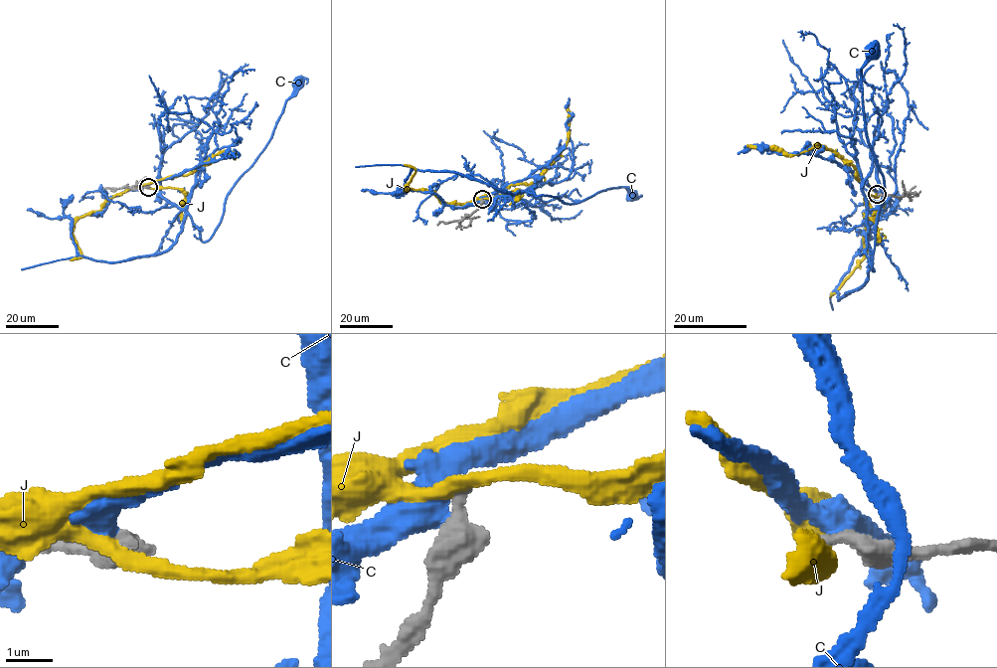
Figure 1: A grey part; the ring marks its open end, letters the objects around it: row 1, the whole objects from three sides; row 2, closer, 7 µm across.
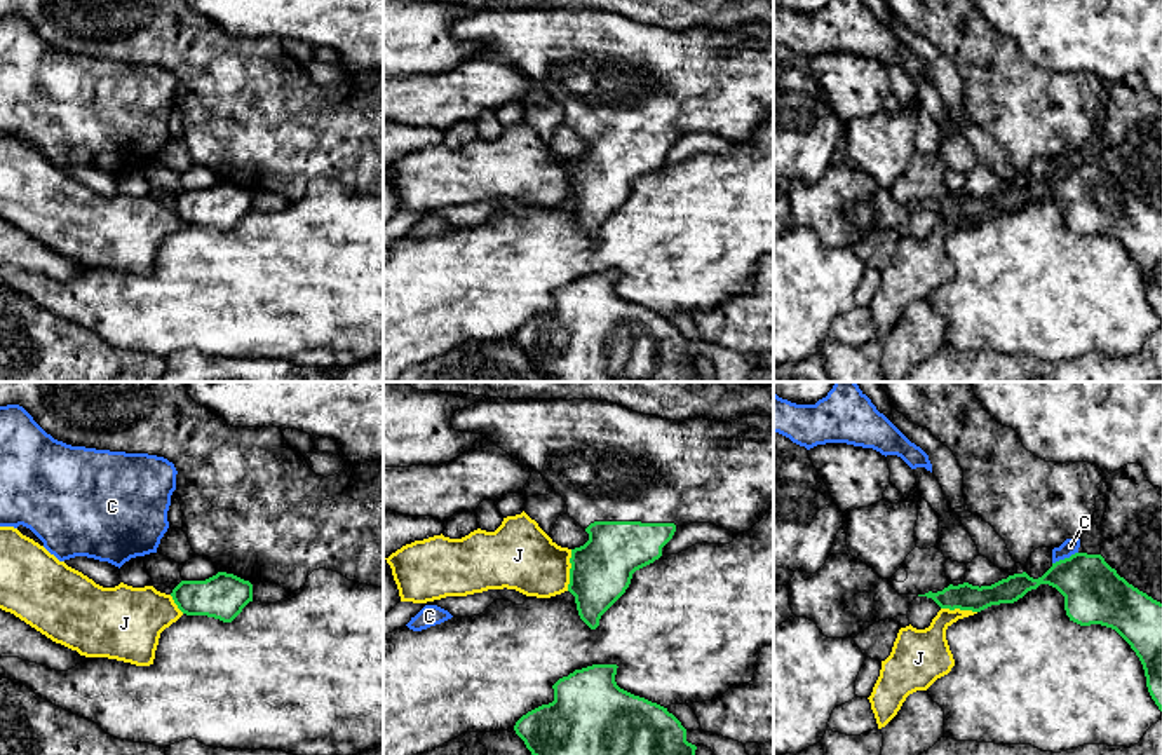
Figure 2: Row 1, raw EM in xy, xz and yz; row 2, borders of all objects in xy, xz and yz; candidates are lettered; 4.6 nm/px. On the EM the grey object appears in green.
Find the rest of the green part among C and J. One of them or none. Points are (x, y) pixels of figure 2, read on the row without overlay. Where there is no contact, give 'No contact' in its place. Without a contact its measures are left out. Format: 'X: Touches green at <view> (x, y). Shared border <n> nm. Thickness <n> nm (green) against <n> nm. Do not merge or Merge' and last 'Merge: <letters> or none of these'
C: Touches green at yz (1065, 168). Shared border 130 nm. Thickness 280 nm (green) against 80 nm. Do not merge
J: Touches green at xz (570, 180). Shared border 190 nm. Thickness 280 nm (green) against 320 nm. Do not merge
Merge: none of these

